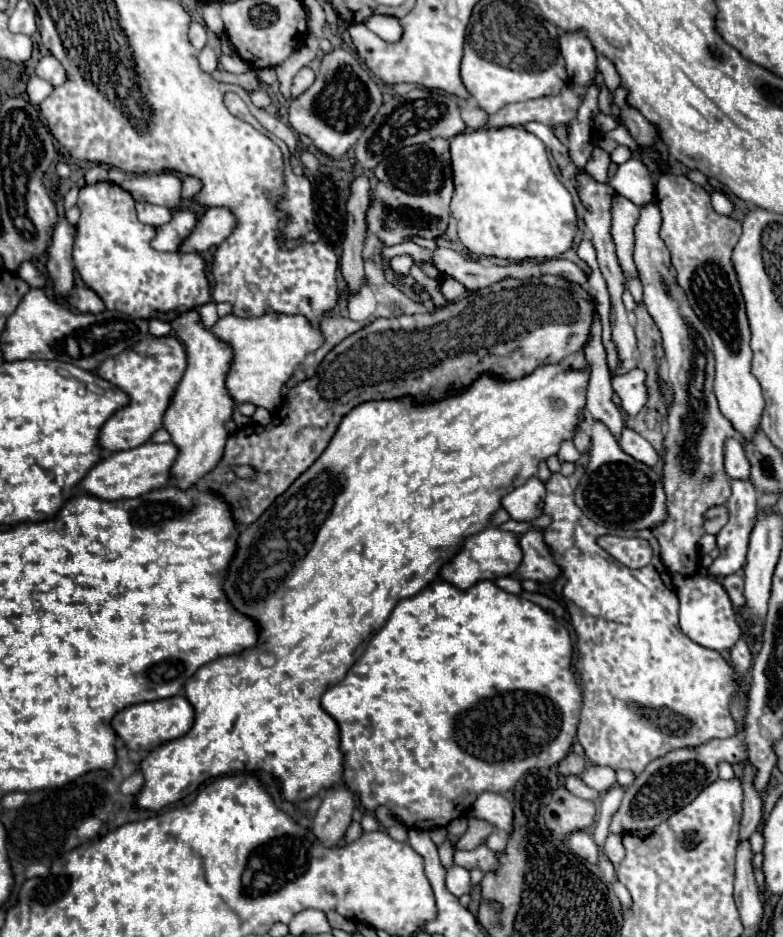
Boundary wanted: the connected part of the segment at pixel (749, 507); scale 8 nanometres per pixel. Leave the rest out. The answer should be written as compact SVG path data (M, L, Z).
M732 480L732 496L730 500L726 502L728 510L730 510L730 520L728 524L720 530L720 534L716 536L718 538L718 546L720 546L720 556L714 560L712 568L710 570L700 570L702 576L710 574L712 576L728 576L728 574L734 574L738 572L742 566L744 566L744 560L746 560L746 550L748 550L748 536L756 524L756 514L758 514L758 506L756 506L756 488L752 486L752 482L744 482L744 480Z

